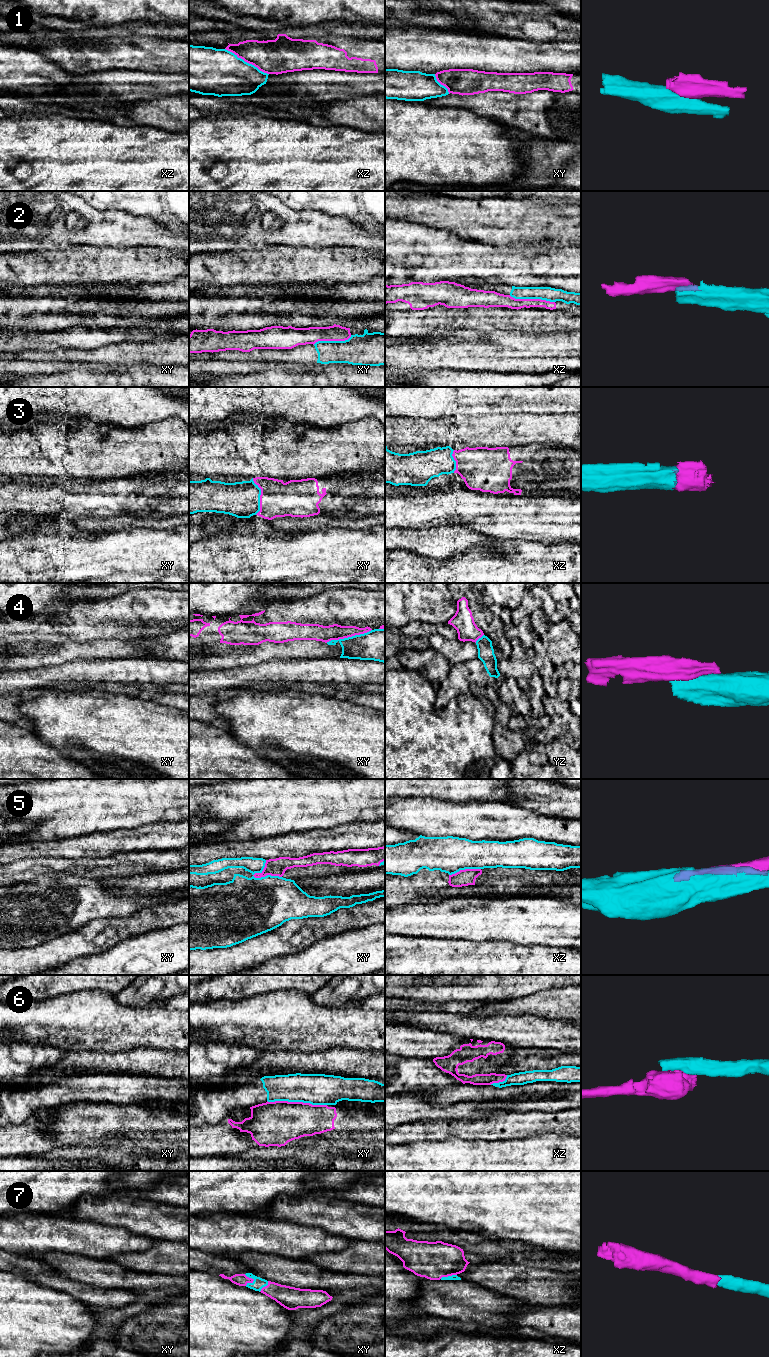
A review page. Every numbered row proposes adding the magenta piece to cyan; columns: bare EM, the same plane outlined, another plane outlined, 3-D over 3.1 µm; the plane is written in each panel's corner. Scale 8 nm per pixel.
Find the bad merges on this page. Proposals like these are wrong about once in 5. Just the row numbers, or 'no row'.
1, 2, 4, 6

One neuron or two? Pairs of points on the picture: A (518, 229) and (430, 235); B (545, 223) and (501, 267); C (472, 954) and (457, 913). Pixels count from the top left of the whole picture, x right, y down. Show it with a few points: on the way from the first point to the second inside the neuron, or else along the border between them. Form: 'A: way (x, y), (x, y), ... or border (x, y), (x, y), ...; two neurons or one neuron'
A: border (429, 227), (443, 229), (463, 238), (474, 240); two neurons
B: border (496, 246), (523, 248), (525, 250); two neurons
C: border (443, 939), (491, 939); two neurons

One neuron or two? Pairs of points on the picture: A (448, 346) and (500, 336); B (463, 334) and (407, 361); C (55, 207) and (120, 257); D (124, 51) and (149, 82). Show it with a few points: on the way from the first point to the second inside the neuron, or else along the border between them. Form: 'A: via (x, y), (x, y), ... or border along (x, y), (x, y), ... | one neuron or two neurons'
A: via (461, 349), (487, 349) | one neuron
B: border along (457, 338), (459, 339) | two neurons
C: border along (83, 243), (99, 246), (130, 246) | two neurons
D: border along (117, 68), (160, 71), (163, 73) | two neurons

